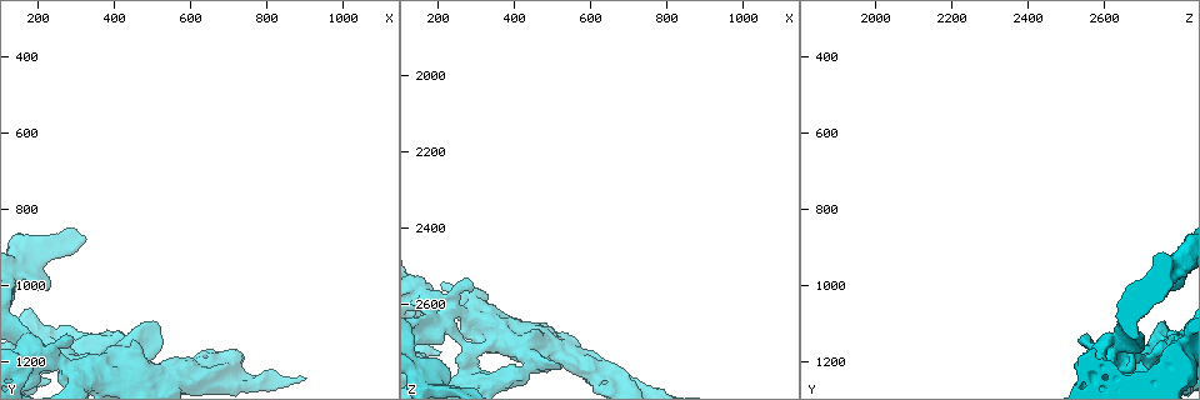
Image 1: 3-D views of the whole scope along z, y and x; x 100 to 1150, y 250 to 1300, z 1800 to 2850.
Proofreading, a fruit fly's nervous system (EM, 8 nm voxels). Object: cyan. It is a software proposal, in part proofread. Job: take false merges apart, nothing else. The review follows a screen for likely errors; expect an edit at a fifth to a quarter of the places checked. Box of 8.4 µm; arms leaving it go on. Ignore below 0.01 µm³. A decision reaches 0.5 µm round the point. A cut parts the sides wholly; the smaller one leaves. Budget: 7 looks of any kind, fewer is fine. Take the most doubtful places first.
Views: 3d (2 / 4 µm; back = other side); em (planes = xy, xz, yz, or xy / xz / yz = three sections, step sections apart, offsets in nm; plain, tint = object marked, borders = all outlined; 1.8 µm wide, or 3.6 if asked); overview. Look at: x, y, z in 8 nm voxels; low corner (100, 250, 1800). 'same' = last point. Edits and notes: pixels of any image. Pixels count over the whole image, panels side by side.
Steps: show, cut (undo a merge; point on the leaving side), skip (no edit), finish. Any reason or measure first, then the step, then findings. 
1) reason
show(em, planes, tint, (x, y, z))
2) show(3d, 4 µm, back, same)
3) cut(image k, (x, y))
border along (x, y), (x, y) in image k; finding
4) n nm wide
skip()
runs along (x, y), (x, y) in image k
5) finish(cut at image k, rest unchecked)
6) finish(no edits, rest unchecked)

show(3d, 4 µm, back, (205, 1190, 2600))

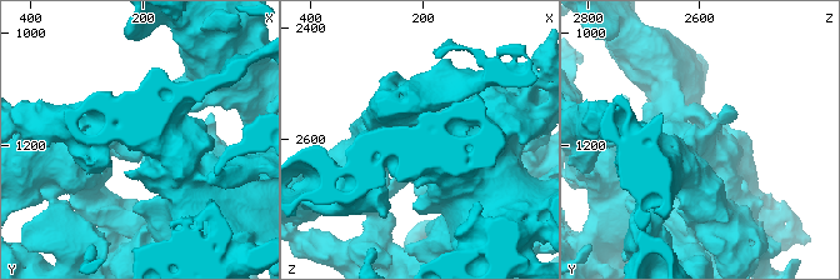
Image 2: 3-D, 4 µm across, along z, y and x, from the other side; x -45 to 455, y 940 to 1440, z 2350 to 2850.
now the EM
show(em, planes, plain, same)

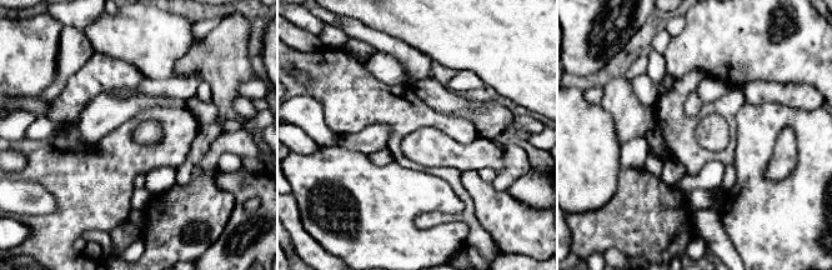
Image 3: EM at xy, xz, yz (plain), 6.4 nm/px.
where the object lies
show(em, planes, tint, same)

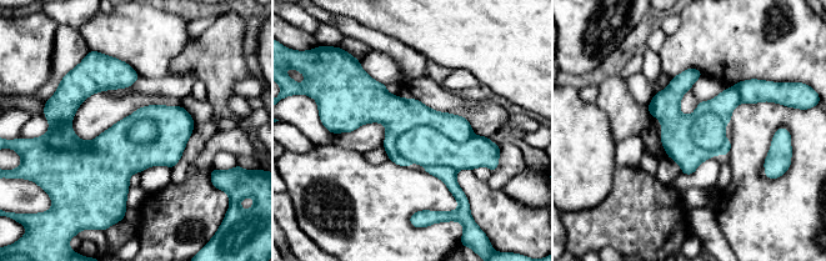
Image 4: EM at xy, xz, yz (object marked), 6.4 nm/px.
cut(image 4, (399, 115))
border along (474, 135), (414, 126), (396, 149) in image 4; a second neuron is stuck on

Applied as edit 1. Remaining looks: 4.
see it whole again
show(overview)

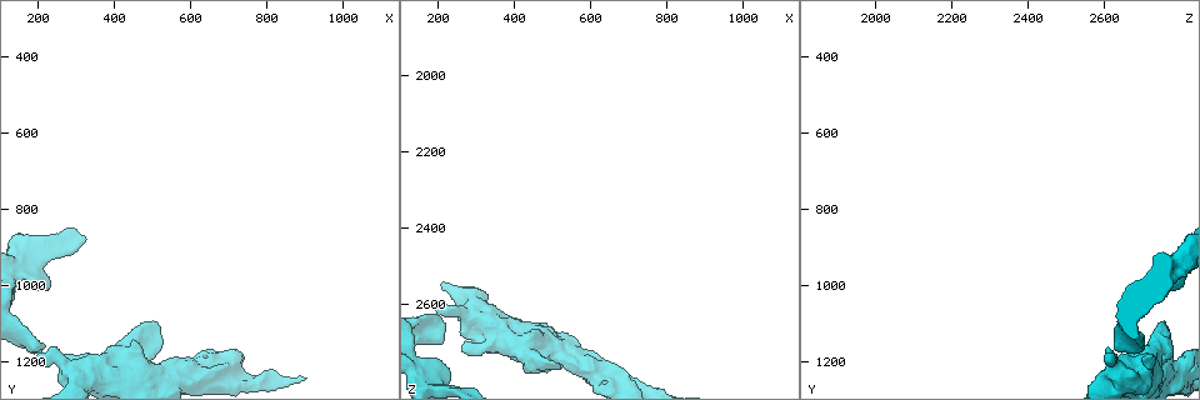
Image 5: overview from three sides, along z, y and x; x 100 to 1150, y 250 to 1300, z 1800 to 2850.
touches itself
show(em, yz, step 16, borders, (180, 985, 2750))

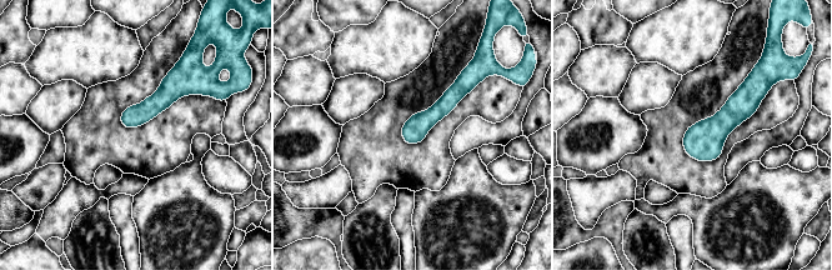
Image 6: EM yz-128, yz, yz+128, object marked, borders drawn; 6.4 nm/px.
140 nm wide
skip()
runs along (470, 84), (465, 84), (406, 136) in image 6; continuous, no second neuron

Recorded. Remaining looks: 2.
calibre changes
show(em, yz, step 4, tint, (610, 1215, 2780))

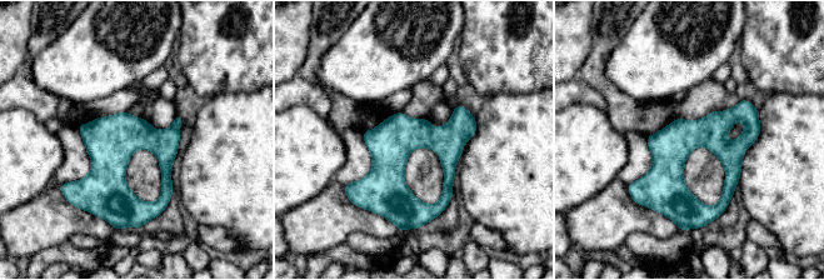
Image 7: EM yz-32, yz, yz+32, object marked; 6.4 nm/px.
cut it another way
show(em, planes, borders, same)

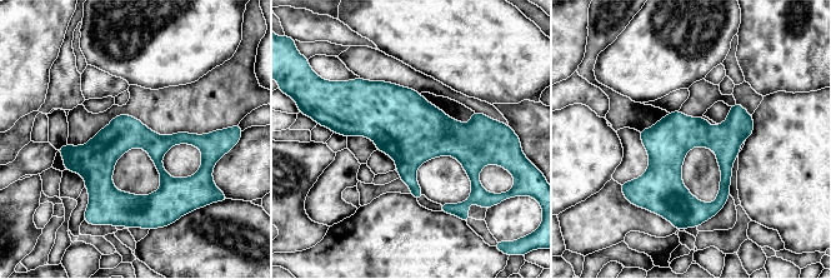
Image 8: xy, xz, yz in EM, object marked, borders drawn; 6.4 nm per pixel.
skip()
all the same neuron

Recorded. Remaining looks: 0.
finish(cut at image 4, rest unchecked)

